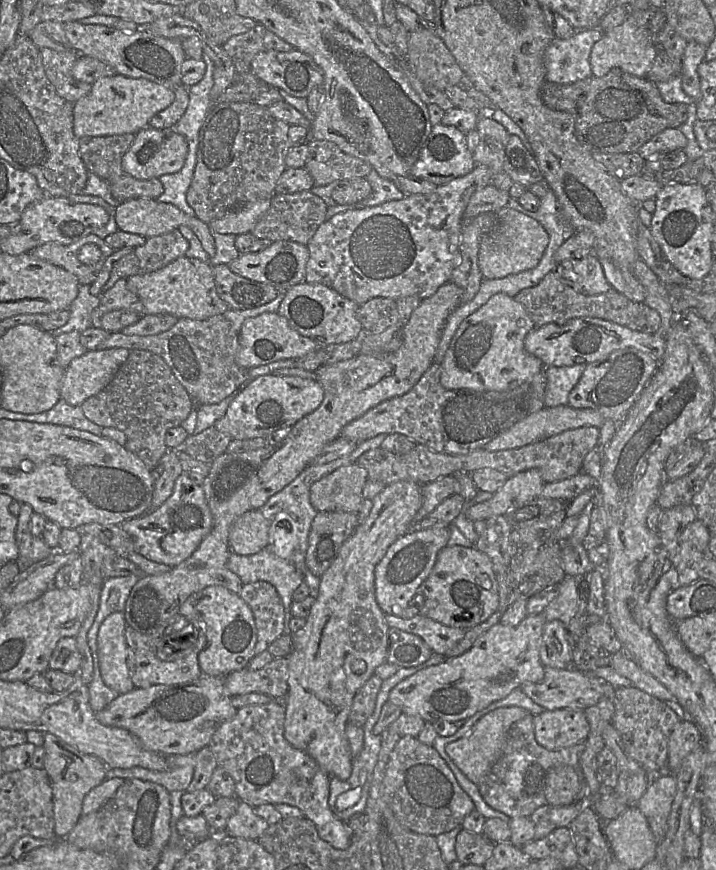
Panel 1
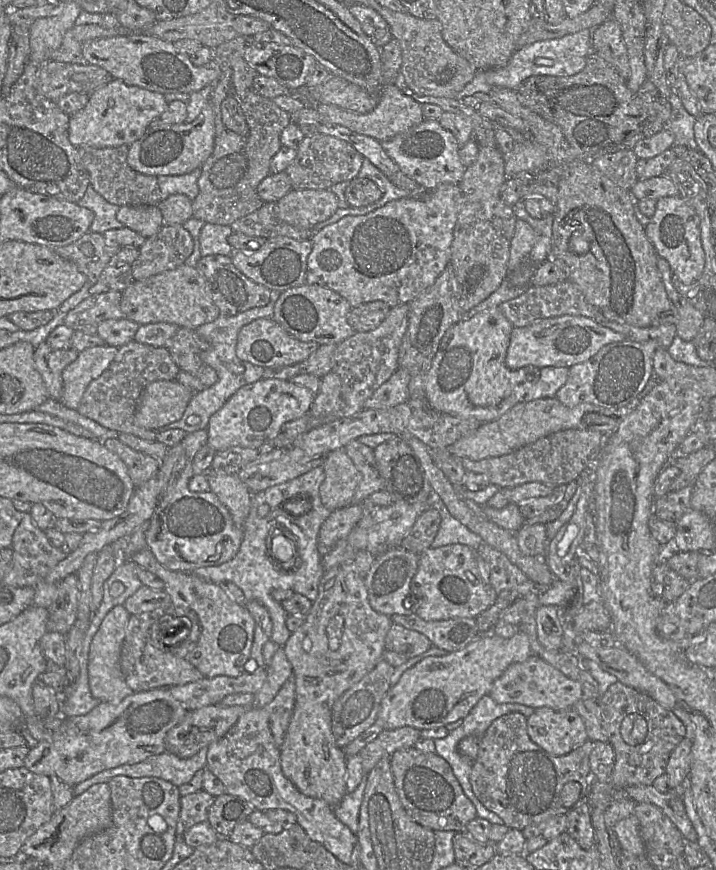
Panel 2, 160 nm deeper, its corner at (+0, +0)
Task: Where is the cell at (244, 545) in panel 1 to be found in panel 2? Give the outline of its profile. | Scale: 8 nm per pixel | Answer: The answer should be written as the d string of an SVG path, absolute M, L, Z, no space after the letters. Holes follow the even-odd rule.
M204 473L209 482L209 490L219 498L229 510L236 526L243 529L250 512L251 492L237 475Z

